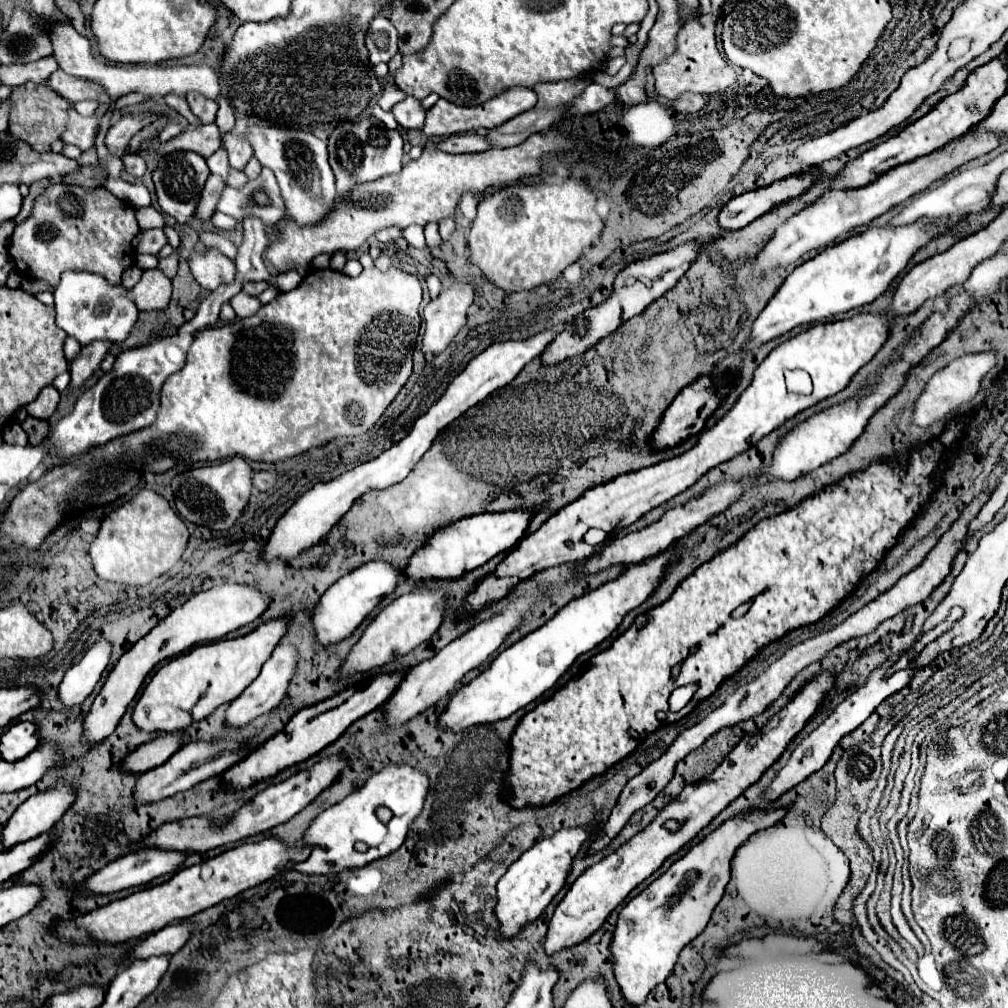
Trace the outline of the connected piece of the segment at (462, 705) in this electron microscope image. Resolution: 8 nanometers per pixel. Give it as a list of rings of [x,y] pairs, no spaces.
[[[666,551],[626,569],[622,577],[616,577],[614,581],[608,581],[598,589],[570,601],[540,629],[504,649],[478,677],[466,685],[460,685],[458,691],[450,695],[446,711],[440,713],[438,727],[458,733],[472,725],[494,723],[538,699],[558,681],[576,657],[604,641],[622,623],[628,611],[642,605],[650,593],[654,593],[658,581],[662,581],[662,573],[666,573]]]

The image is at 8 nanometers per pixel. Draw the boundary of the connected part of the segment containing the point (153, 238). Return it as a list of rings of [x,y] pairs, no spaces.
[[[148,229],[148,231],[140,231],[138,237],[134,237],[132,245],[136,253],[152,253],[158,255],[158,251],[166,245],[166,235],[162,229]]]

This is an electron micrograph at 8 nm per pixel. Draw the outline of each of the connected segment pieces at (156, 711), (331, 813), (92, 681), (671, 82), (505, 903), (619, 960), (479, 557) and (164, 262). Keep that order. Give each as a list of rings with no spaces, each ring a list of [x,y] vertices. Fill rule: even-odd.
[[[284,619],[260,623],[244,637],[196,645],[188,653],[170,659],[144,687],[142,697],[132,711],[134,725],[146,733],[184,731],[192,723],[208,717],[216,707],[234,701],[234,697],[238,697],[258,677],[264,661],[270,657],[280,637],[284,637],[286,625],[288,621]]]
[[[388,765],[372,779],[368,779],[368,783],[362,789],[354,791],[338,805],[322,811],[312,821],[310,829],[302,837],[302,845],[312,845],[310,857],[300,863],[288,863],[286,869],[294,869],[306,875],[342,873],[362,869],[370,861],[394,853],[404,843],[410,823],[420,815],[426,793],[428,793],[428,777],[424,773],[408,765]],[[378,807],[388,807],[392,811],[392,819],[388,823],[382,823],[376,817]],[[356,843],[362,843],[364,849],[358,851]]]
[[[100,639],[98,643],[92,645],[92,649],[76,663],[72,665],[60,687],[58,687],[58,699],[62,701],[62,707],[74,707],[82,705],[84,699],[94,691],[100,673],[106,669],[108,659],[110,659],[110,645],[108,641]]]
[[[712,13],[694,15],[686,19],[684,27],[678,33],[678,51],[670,55],[664,65],[658,65],[654,69],[654,79],[656,79],[654,87],[660,97],[668,101],[676,101],[686,91],[700,93],[700,95],[714,95],[734,85],[736,73],[730,67],[730,63],[718,53],[716,47],[716,37],[714,37],[716,21],[718,17]]]
[[[576,827],[576,829],[562,829],[550,839],[538,841],[532,849],[520,855],[518,861],[514,861],[508,871],[500,877],[496,885],[496,921],[498,921],[498,933],[502,937],[514,937],[518,935],[526,925],[534,923],[550,905],[552,897],[562,889],[566,875],[570,871],[572,859],[580,851],[582,843],[588,839],[586,827]]]
[[[750,809],[744,815],[726,819],[718,829],[706,835],[698,845],[674,861],[666,873],[652,881],[640,895],[632,897],[618,915],[618,925],[610,943],[614,959],[614,979],[630,1005],[642,1005],[648,993],[666,981],[672,973],[680,951],[698,937],[710,921],[710,915],[722,899],[724,887],[730,879],[730,859],[734,851],[756,831],[776,825],[786,813],[784,809]],[[718,877],[716,887],[708,887],[710,879]]]
[[[530,509],[506,511],[506,513],[482,513],[474,517],[460,519],[458,523],[448,525],[446,529],[436,529],[434,537],[426,539],[422,549],[416,549],[406,565],[406,577],[414,581],[426,579],[458,579],[466,571],[472,571],[494,555],[510,551],[526,533],[530,521]]]
[[[177,248],[170,256],[159,259],[158,268],[161,269],[170,279],[176,275],[179,262],[179,254],[180,248]]]

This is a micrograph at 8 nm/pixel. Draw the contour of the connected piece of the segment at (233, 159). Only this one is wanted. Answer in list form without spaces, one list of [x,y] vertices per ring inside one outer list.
[[[238,123],[230,135],[226,135],[226,153],[228,153],[228,163],[234,169],[244,169],[244,165],[250,161],[250,157],[254,155],[250,143],[246,141],[246,133],[244,133],[244,123]]]

